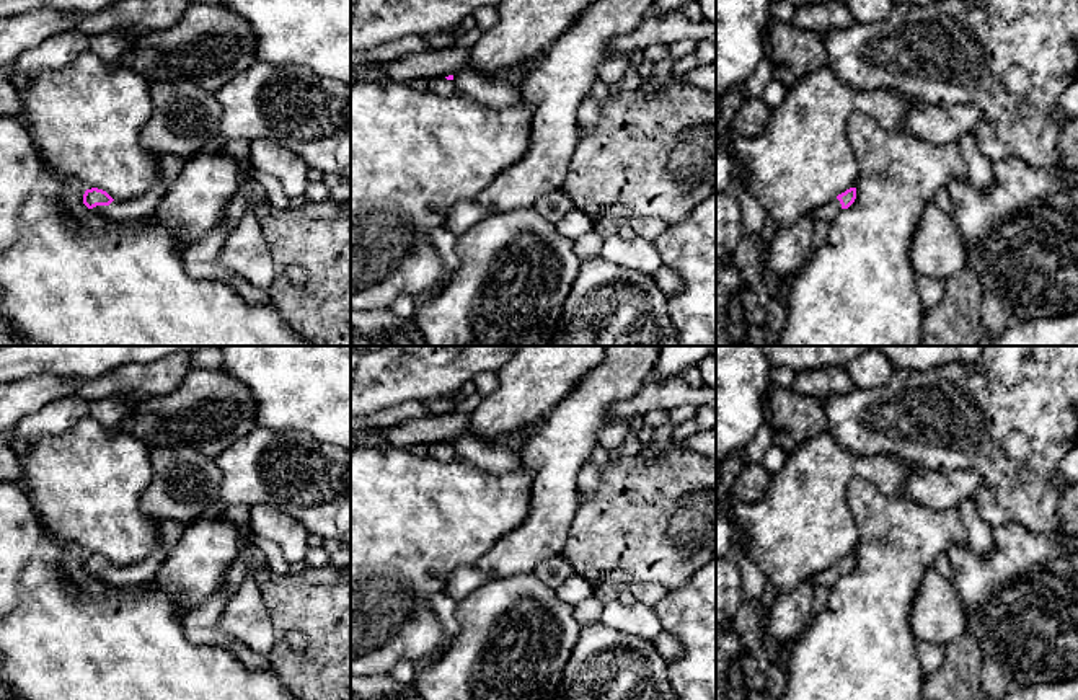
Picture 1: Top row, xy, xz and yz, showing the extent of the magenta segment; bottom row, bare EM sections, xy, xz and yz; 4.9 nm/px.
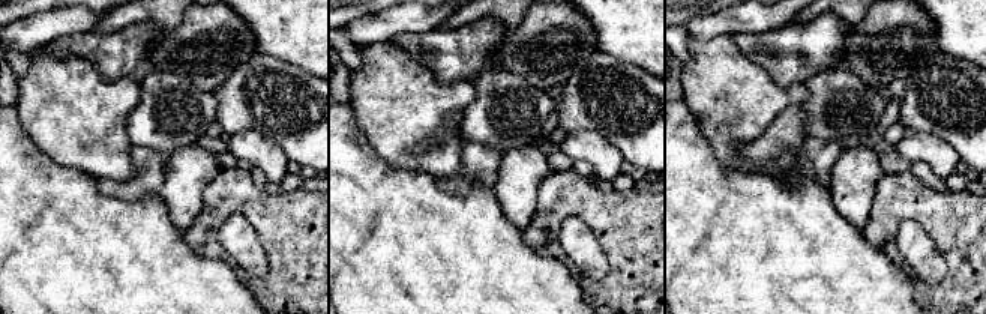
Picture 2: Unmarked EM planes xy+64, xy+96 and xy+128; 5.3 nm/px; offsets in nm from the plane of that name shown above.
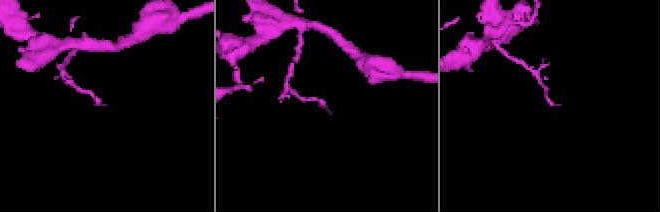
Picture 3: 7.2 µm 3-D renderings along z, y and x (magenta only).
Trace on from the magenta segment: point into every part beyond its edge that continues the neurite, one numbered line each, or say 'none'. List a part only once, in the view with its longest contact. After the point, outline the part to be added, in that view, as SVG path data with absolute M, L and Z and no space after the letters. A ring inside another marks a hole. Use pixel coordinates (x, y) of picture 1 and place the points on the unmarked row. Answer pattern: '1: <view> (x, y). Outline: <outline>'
1: xy (142, 573). Outline: M160 548L135 565L113 566L109 571L96 571L91 576L114 589L124 589L129 586L148 586L153 584L166 555L168 548Z

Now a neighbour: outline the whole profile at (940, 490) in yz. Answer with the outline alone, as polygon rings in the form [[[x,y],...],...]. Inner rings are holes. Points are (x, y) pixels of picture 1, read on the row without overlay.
[[[915,467],[903,480],[902,496],[943,511],[974,498],[980,485],[982,476],[974,470],[936,472]]]

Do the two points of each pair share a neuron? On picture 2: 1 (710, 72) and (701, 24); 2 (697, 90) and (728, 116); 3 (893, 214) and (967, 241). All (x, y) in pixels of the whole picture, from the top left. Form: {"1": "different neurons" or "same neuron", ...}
{"1": "different neurons", "2": "same neuron", "3": "same neuron"}

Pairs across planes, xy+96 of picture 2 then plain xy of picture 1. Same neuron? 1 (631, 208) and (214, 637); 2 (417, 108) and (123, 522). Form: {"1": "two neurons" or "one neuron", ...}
{"1": "one neuron", "2": "one neuron"}

